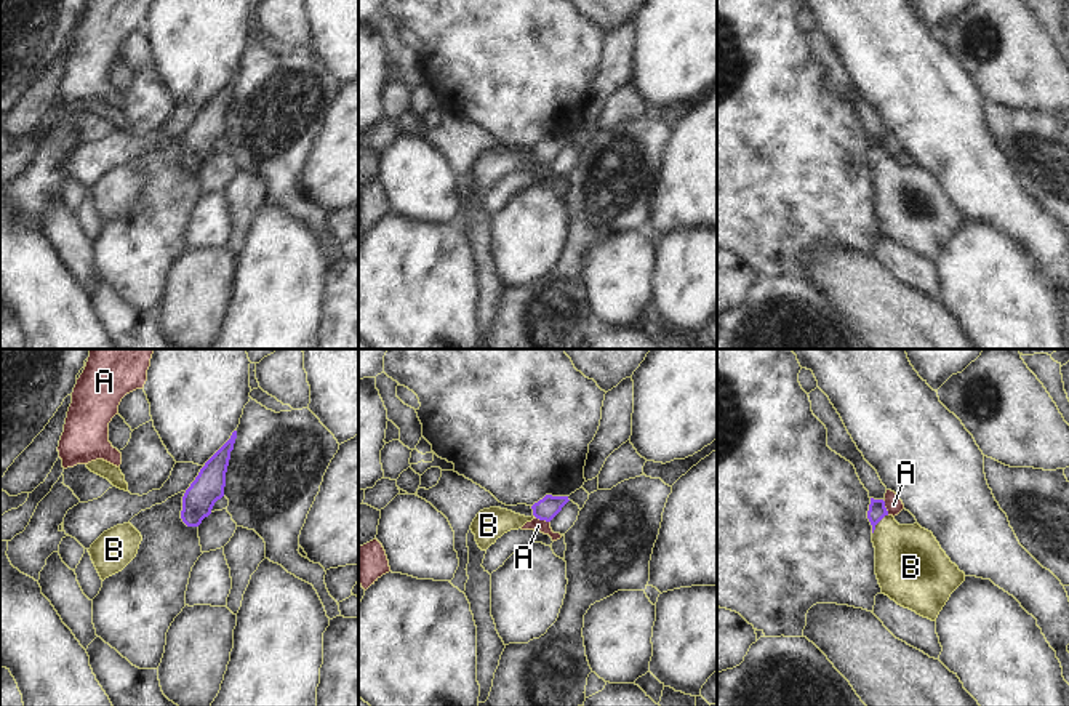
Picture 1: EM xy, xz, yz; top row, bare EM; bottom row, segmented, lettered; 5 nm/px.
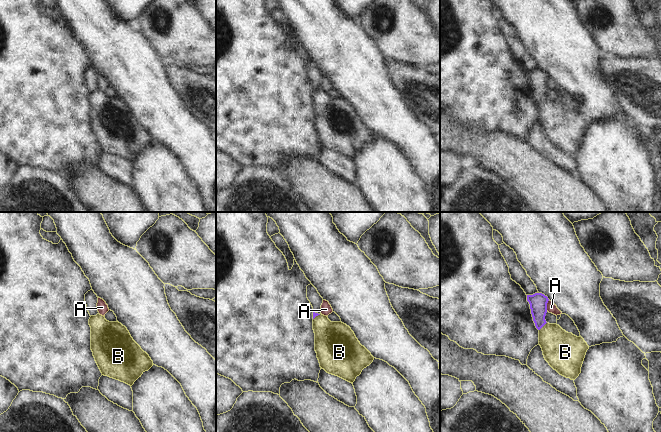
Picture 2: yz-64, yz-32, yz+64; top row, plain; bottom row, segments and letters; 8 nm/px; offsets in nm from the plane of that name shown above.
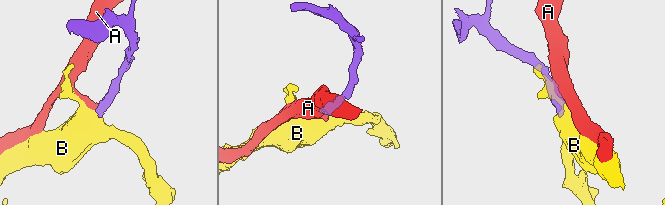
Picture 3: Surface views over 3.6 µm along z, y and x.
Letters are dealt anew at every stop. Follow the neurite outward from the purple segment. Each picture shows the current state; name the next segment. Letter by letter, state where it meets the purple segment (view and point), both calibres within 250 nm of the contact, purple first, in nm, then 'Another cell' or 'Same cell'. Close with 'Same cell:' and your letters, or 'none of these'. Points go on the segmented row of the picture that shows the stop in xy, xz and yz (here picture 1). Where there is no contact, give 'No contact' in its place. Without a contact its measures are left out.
A: Touches purple at yz (885, 508). Thickness 90 nm (purple) against 90 nm. Another cell
B: Touches purple at yz (877, 522). Thickness 90 nm (purple) against 340 nm. Same cell
Same cell: B.

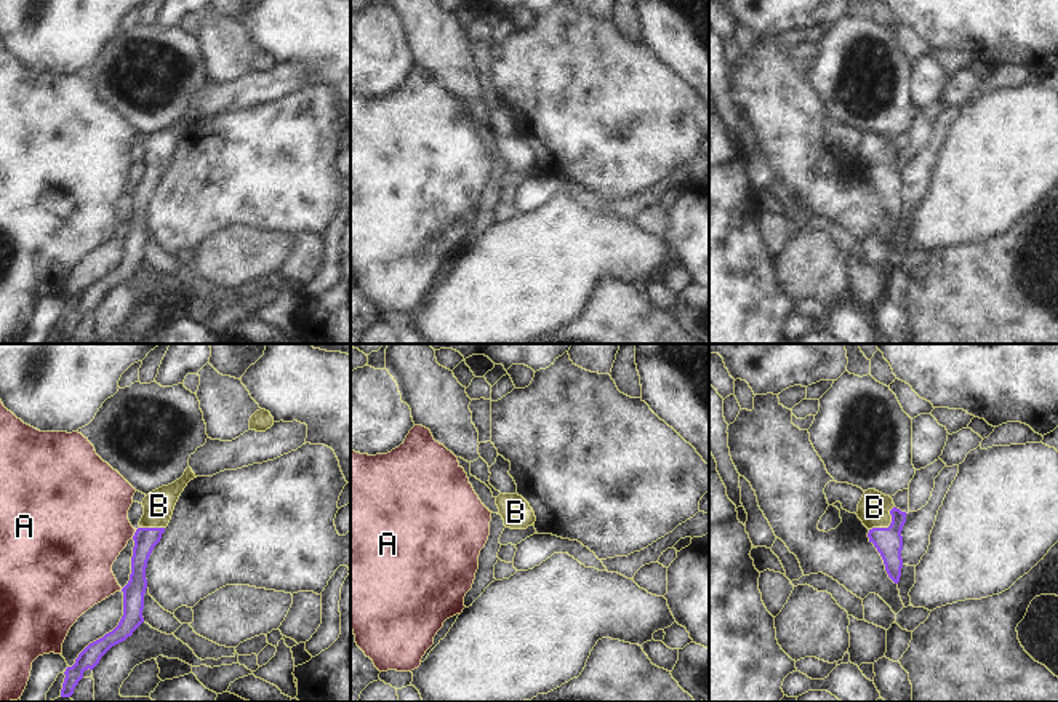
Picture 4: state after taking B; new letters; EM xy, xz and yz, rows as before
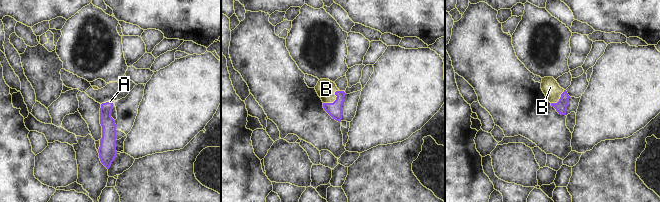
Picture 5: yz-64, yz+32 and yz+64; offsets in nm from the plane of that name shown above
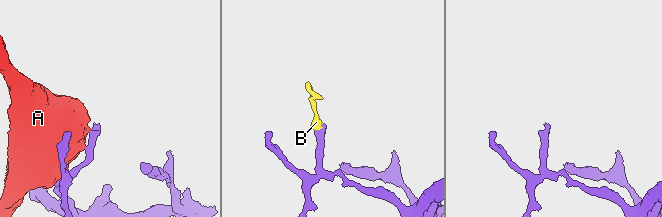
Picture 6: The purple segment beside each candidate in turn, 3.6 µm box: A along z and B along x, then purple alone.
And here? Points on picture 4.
A: Touches purple at xy (135, 534). Thickness 110 nm (purple) against 420 nm. Another cell
B: Touches purple at yz (890, 525). Thickness 140 nm (purple) against 160 nm. Same cell
Same cell: B.

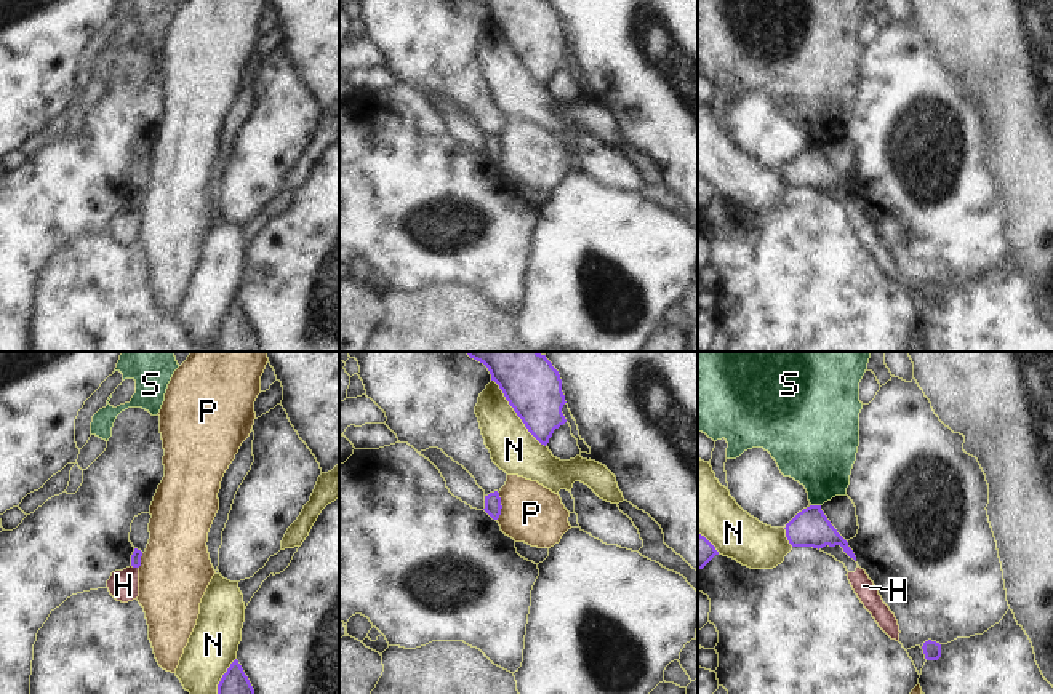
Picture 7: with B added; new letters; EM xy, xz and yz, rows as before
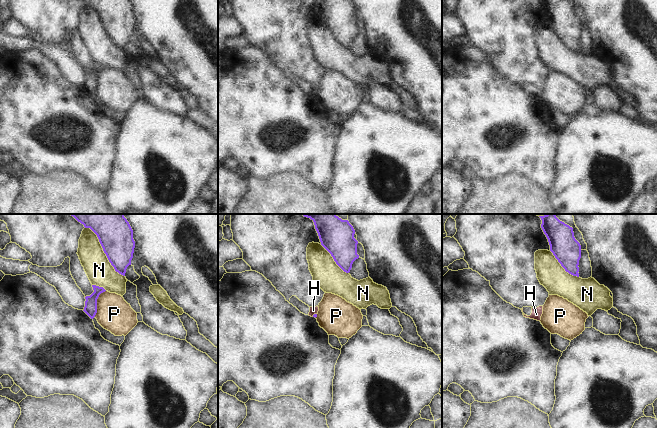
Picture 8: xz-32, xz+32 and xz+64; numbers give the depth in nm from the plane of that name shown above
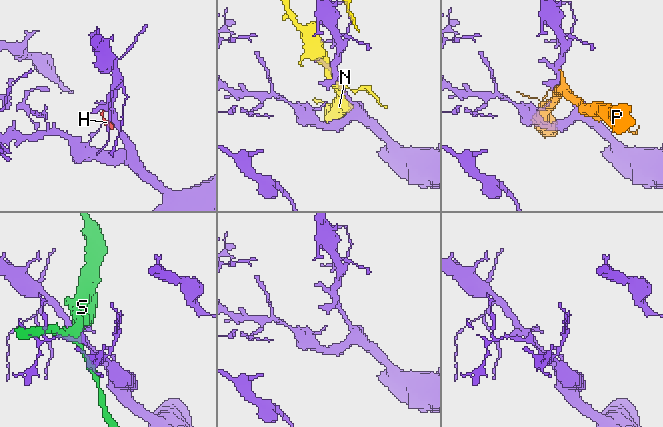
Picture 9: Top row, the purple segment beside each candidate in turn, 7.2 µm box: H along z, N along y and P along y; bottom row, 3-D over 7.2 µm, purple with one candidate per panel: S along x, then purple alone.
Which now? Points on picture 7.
H: Touches purple at xy (135, 566). Thickness 50 nm (purple) against 160 nm. Another cell
N: Touches purple at xz (516, 411). Thickness 280 nm (purple) against 240 nm. Another cell
P: Touches purple at xz (501, 507). Thickness 80 nm (purple) against 300 nm. Another cell
S: Touches purple at yz (816, 506). Thickness 190 nm (purple) against 340 nm. Another cell
Same cell: none of these.

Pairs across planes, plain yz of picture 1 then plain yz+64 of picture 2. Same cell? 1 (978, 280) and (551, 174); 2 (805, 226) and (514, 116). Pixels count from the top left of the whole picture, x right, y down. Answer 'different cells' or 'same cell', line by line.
1: different cells
2: same cell

